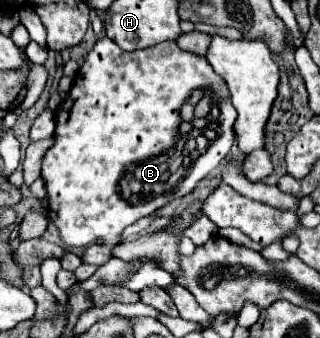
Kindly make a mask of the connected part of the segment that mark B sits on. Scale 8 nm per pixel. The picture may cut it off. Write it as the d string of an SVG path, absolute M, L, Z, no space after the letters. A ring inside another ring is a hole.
M101 37L97 39L95 47L87 53L83 65L79 67L77 71L77 77L75 77L75 83L69 91L69 97L59 105L59 109L55 111L55 133L53 133L53 145L45 151L43 155L43 165L41 165L41 179L45 181L45 189L47 189L47 197L49 197L49 205L47 205L47 215L49 219L59 227L59 233L65 237L65 245L67 247L86 247L83 255L82 262L93 264L96 266L104 265L111 257L112 249L118 244L118 240L123 233L123 229L131 223L135 223L137 219L153 213L155 209L159 207L165 207L169 201L173 199L181 199L185 197L187 193L191 193L195 189L195 185L207 177L213 169L219 167L221 161L225 161L225 157L229 155L231 151L231 145L235 141L235 131L233 131L233 123L237 119L237 111L235 107L231 105L231 95L229 95L229 89L227 89L227 83L213 71L213 67L209 67L209 61L203 57L203 55L193 55L189 51L183 51L175 45L175 41L163 41L163 43L157 43L153 47L147 47L143 49L141 53L129 53L129 51L121 51L121 47L117 47L117 43L113 43L109 37ZM181 103L187 103L189 111L195 109L195 115L207 115L207 129L209 129L209 135L207 135L207 145L205 151L203 149L195 149L195 145L199 145L199 141L195 139L193 141L193 147L187 149L189 153L169 153L177 147L179 139L183 137L181 135ZM97 239L105 241L103 245L93 244Z

